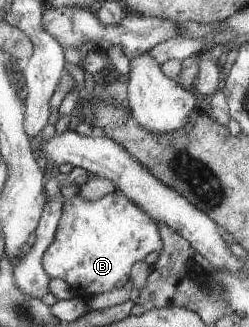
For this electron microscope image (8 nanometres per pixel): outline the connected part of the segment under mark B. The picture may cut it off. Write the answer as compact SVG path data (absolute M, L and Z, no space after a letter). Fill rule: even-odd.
M114 189L93 201L83 199L77 194L63 199L54 236L42 253L41 263L48 279L63 279L77 297L87 300L97 293L123 287L129 279L129 267L135 261L143 260L150 251L158 252L161 248L161 232L155 221L141 207Z

